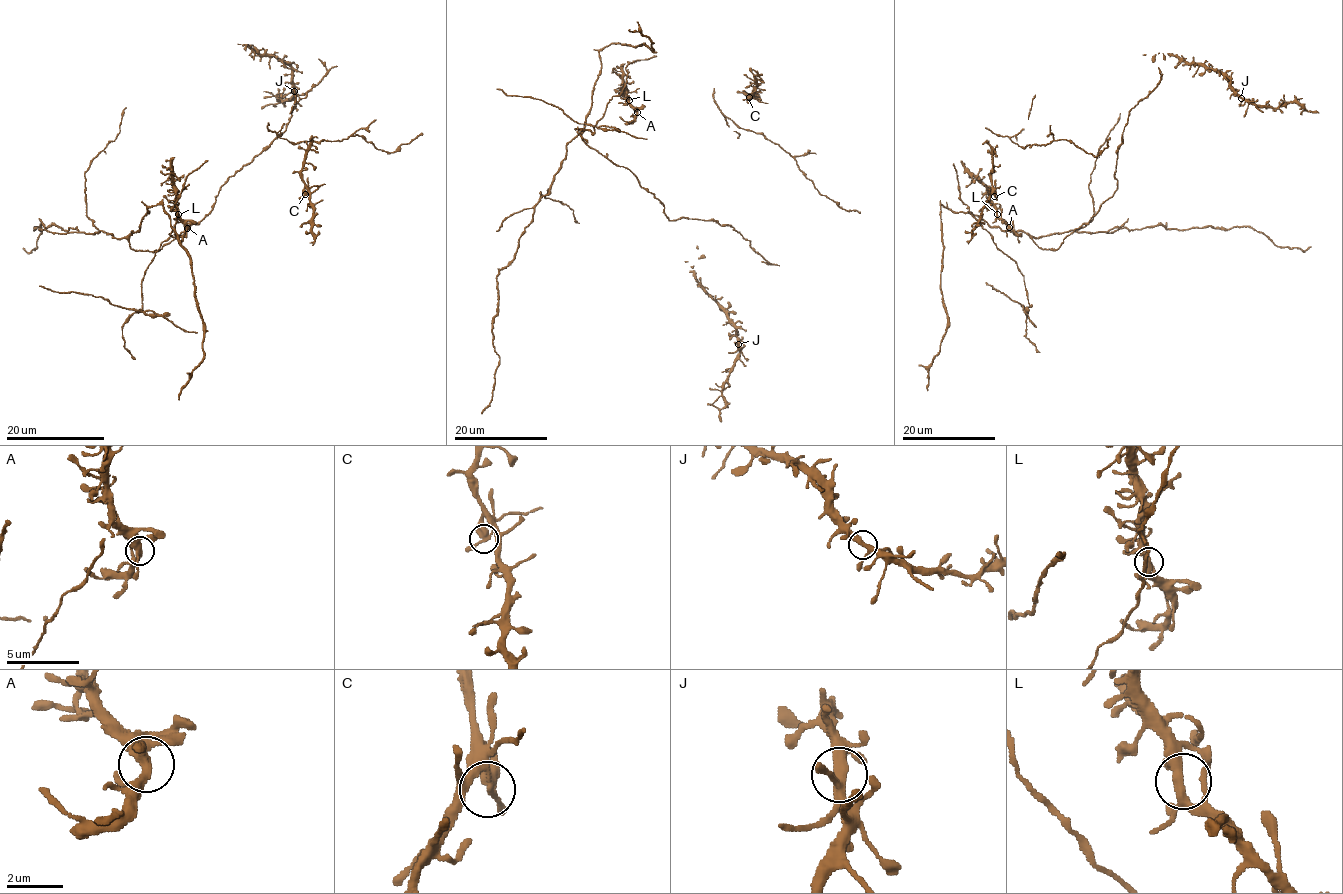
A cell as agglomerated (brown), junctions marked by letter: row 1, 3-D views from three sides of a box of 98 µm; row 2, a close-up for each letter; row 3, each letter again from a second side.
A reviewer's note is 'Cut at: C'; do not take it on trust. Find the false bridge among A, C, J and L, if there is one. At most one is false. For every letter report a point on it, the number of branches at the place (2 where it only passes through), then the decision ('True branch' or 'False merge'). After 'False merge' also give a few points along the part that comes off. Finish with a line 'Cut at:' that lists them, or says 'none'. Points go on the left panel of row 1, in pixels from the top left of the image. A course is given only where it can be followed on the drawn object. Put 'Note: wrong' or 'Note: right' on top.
Note: wrong
A: Place: (187, 228). Branches: 3. True branch
C: Place: (305, 194). Branches: 3. True branch
J: Place: (294, 91). Branches: 3. True branch
L: Place: (178, 214). Branches: 3. True branch
Cut at: none

